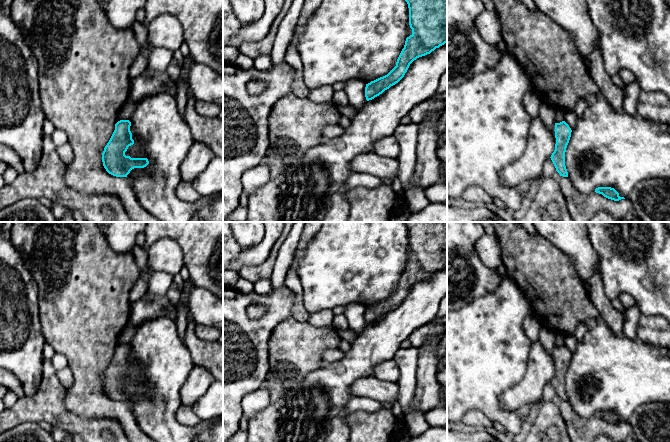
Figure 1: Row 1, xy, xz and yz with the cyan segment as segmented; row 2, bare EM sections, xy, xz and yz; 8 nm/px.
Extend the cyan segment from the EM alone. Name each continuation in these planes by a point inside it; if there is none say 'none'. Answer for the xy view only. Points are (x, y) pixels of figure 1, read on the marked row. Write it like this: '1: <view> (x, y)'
none

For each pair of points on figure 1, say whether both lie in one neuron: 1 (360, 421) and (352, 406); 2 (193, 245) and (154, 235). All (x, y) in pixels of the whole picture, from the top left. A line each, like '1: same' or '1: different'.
1: different
2: same

